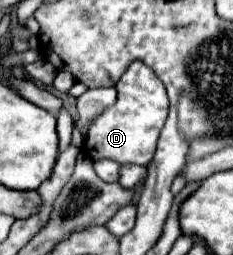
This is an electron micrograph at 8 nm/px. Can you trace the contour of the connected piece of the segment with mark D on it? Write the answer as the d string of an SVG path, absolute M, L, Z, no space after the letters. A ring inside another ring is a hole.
M133 61L115 89L117 103L93 121L83 145L83 153L89 155L89 159L93 161L105 157L117 163L135 163L147 167L155 155L159 133L169 115L169 99L165 87L147 65L143 65L141 61Z

